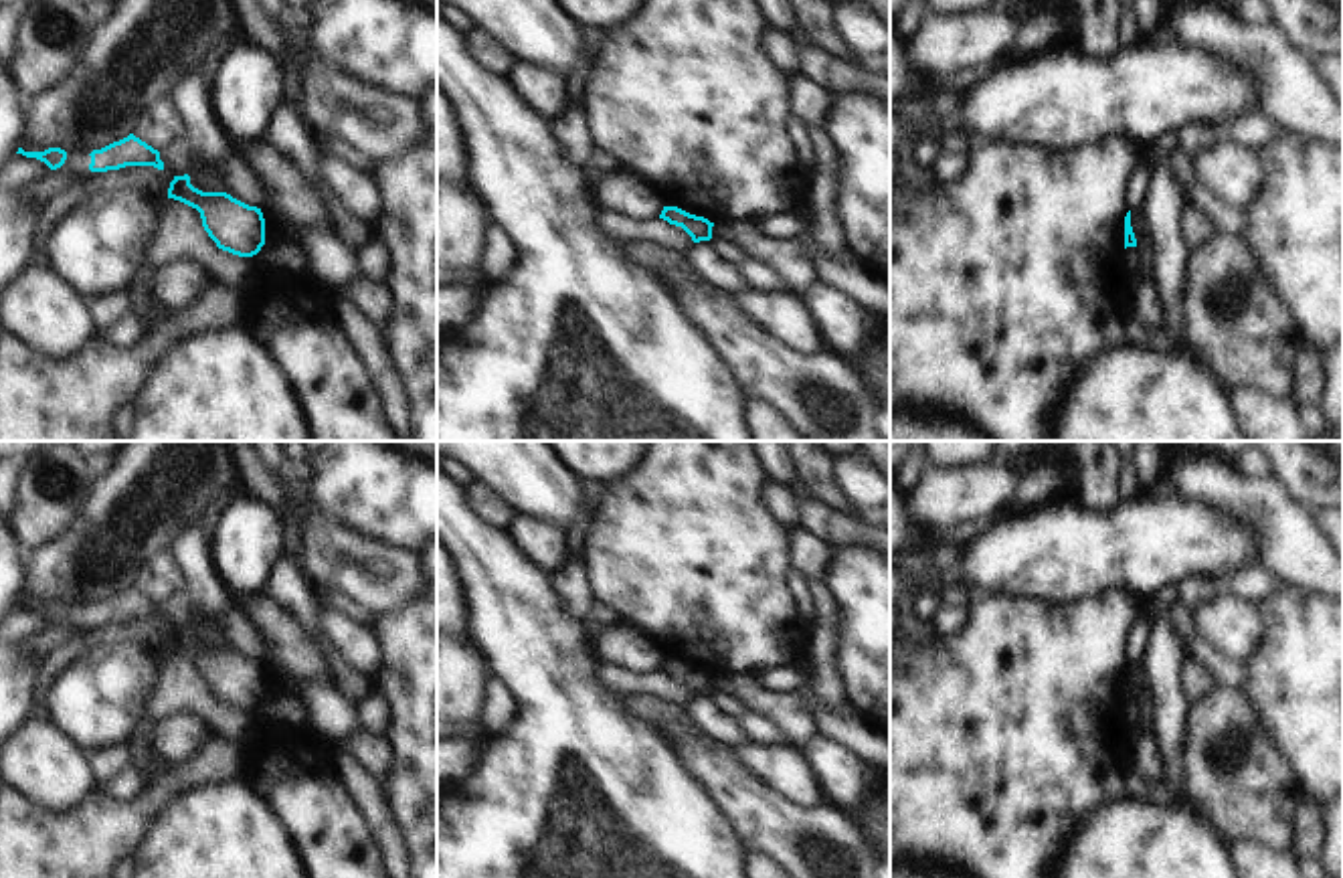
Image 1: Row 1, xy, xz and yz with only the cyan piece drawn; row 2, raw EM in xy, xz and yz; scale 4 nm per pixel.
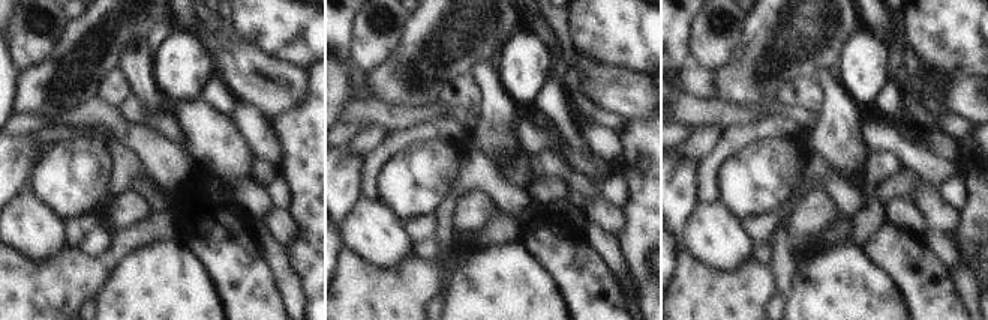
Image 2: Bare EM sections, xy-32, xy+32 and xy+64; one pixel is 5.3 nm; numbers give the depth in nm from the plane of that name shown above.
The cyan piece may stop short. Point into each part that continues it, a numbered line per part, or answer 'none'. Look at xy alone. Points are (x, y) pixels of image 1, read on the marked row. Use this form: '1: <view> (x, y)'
none

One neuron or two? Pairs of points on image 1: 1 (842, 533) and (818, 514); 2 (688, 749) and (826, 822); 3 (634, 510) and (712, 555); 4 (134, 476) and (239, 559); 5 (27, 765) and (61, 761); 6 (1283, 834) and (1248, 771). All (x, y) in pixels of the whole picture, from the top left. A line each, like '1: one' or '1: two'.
1: one
2: one
3: one
4: two
5: one
6: one

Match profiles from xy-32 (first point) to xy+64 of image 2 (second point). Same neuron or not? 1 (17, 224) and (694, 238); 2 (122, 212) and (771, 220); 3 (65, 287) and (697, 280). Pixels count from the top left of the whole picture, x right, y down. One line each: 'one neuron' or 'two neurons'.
1: one neuron
2: two neurons
3: one neuron

